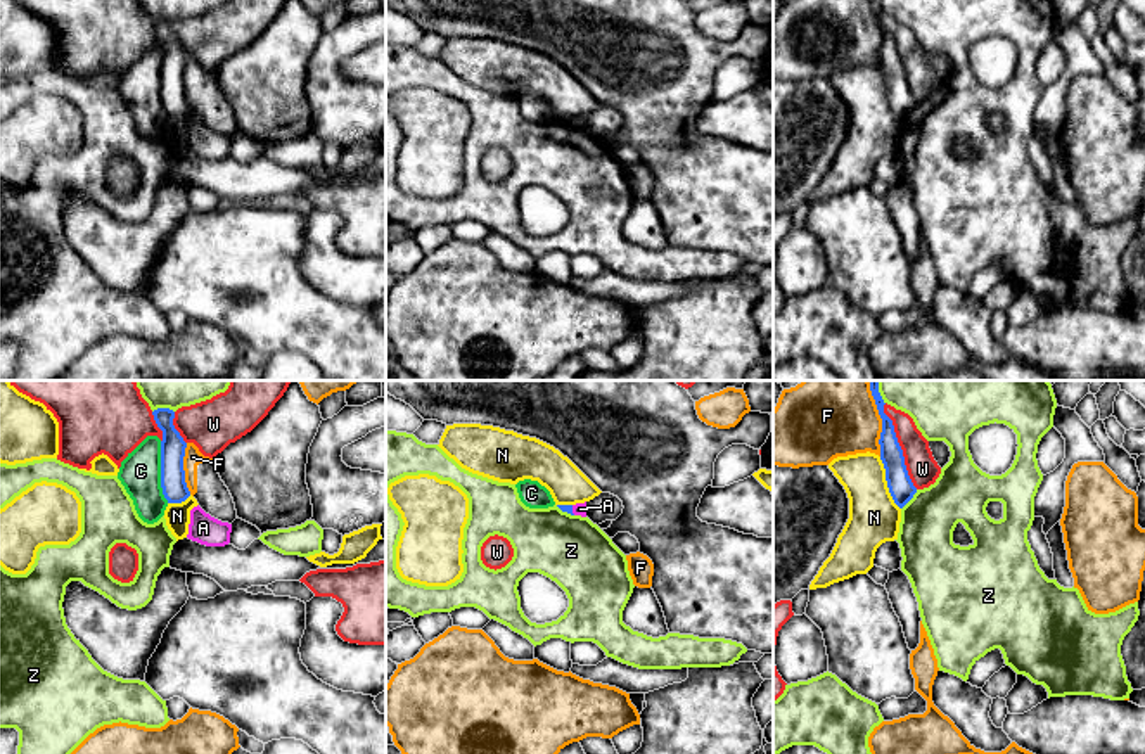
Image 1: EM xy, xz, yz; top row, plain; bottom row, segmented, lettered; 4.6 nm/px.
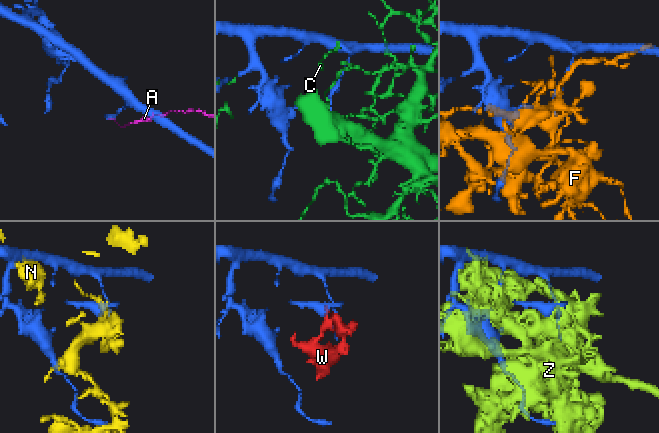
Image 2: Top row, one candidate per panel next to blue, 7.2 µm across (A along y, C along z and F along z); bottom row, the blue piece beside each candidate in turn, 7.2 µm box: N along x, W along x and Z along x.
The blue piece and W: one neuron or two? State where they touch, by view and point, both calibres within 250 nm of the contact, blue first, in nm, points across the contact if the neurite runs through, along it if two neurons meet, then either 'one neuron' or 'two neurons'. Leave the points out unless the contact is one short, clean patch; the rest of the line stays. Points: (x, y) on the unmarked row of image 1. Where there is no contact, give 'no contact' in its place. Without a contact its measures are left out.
meets blue in yz at (900, 59); 120 nm thick on the blue side, 140 nm on the other; border along yz (884, 16), (884, 26), (891, 33), (907, 87), (917, 101); two neurons

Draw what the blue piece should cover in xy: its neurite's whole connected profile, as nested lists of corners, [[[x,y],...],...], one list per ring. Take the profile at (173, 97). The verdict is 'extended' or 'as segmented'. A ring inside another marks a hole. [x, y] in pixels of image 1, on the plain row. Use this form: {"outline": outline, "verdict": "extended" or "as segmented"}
{"outline": [[[157,21],[152,24],[157,40],[163,43],[161,54],[161,100],[168,116],[182,116],[190,109],[185,95],[183,69],[187,55],[173,38],[175,24]]], "verdict": "as segmented"}

